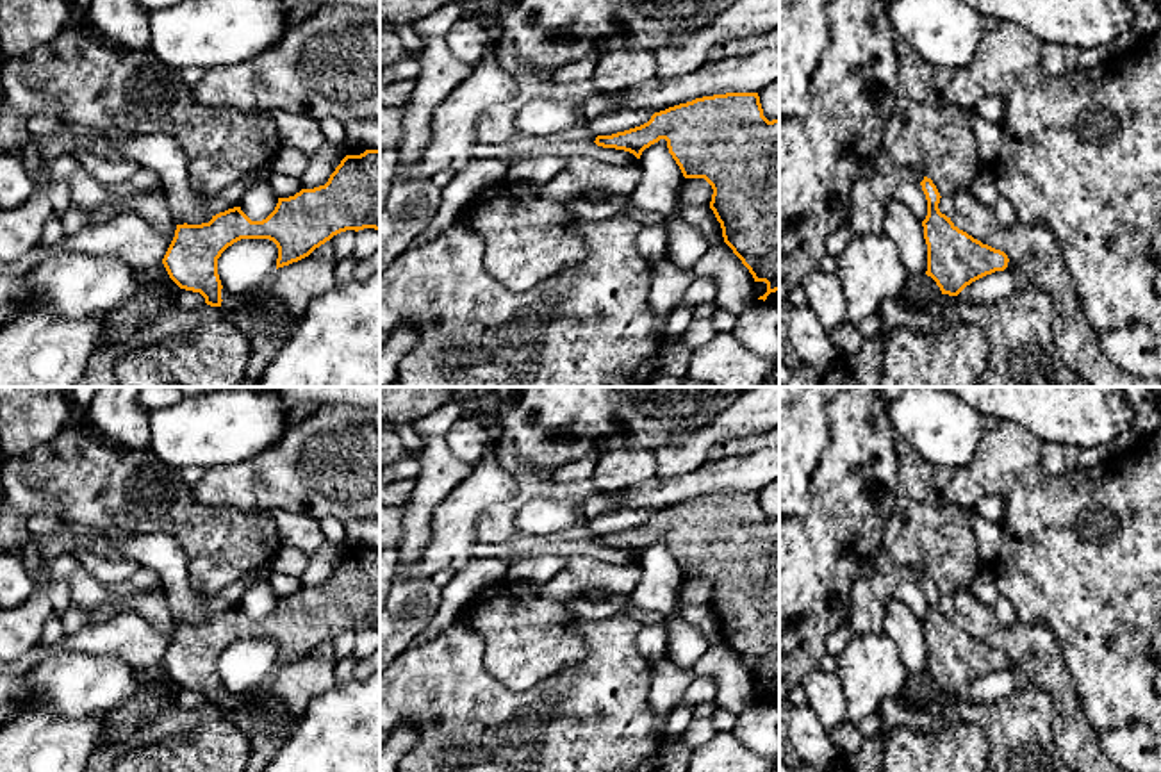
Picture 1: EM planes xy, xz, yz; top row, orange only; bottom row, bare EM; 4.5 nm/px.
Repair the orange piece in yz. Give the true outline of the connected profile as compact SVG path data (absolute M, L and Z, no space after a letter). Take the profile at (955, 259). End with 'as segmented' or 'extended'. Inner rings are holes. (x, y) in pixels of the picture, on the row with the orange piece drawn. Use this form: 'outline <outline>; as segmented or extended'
outline M924 177L920 185L927 200L927 216L922 221L927 244L926 275L942 294L958 296L972 282L1008 267L1004 251L974 239L940 212L942 196L931 178Z; as segmented

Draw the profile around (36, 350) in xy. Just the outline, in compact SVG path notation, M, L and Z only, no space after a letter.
M27 303L0 328L0 387L73 387L95 353L109 346L103 314L55 319L41 303Z

